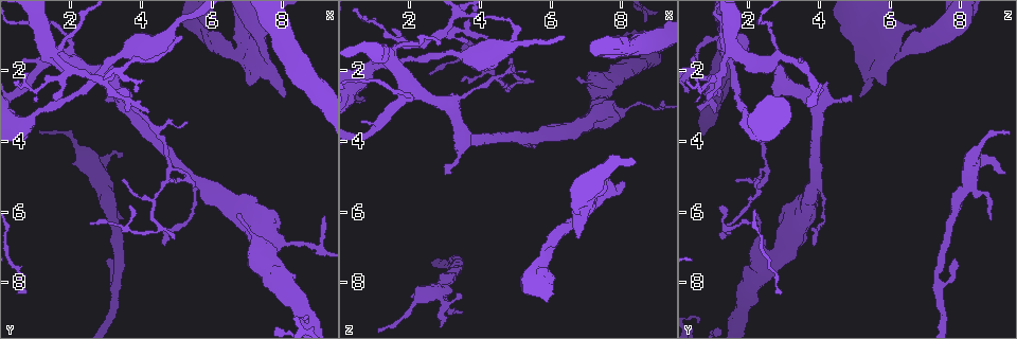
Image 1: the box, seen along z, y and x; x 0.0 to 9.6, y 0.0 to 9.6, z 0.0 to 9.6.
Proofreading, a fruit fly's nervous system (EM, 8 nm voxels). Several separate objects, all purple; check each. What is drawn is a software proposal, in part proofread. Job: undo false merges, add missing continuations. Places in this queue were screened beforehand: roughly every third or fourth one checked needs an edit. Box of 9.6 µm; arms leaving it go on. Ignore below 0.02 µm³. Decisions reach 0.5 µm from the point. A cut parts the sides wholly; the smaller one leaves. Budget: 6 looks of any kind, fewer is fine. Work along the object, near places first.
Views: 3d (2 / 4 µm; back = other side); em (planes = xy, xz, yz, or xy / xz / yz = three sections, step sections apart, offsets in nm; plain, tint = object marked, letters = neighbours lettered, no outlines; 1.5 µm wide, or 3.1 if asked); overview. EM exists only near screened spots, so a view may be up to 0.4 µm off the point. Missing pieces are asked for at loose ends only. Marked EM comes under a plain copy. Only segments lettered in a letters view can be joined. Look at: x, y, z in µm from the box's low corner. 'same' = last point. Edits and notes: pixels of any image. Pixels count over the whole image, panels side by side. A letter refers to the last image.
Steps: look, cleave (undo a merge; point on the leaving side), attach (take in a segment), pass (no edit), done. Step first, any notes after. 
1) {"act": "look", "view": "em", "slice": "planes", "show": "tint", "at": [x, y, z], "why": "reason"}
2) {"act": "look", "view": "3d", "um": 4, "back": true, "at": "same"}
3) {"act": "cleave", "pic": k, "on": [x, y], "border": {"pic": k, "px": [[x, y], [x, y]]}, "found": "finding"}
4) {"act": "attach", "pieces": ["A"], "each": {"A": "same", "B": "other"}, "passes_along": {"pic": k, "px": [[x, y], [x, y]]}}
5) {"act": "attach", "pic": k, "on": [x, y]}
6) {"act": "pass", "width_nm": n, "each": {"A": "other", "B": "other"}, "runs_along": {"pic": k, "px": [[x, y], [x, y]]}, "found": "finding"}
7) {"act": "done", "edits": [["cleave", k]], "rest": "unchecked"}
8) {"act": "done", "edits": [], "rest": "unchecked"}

{"act": "look", "view": "em", "slice": "planes", "show": "letters", "at": [4.85, 5.10, 1.65], "why": "tapers out"}

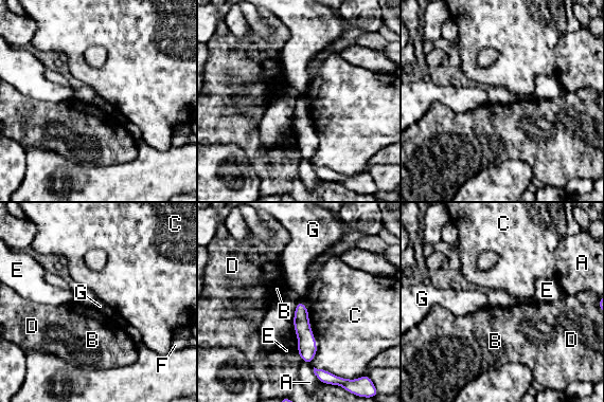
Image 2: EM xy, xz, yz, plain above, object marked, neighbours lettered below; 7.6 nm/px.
{"act": "pass", "each": {"A": "other", "B": "other", "C": "other", "D": "other", "E": "other", "F": "other", "G": "other"}, "border": {"pic": 2, "px": [[299, 299], [317, 347], [313, 364]]}, "found": "no lettered segment goes on from it"}

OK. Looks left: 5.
{"act": "look", "view": "em", "slice": "planes", "show": "letters", "at": [3.60, 2.65, 1.15], "why": "thin end"}

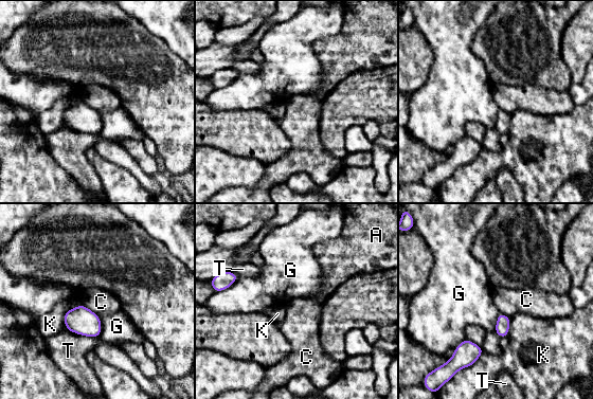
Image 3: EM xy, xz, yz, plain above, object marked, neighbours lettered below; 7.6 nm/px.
{"act": "pass", "each": {"A": "other", "C": "other", "G": "other", "K": "other", "T": "other"}, "border": {"pic": 3, "px": [[97, 315], [101, 322], [99, 337]]}, "found": "no lettered segment goes on from it"}

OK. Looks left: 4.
{"act": "look", "view": "3d", "um": 4, "at": [6.55, 1.40, 6.40], "why": "a fork"}

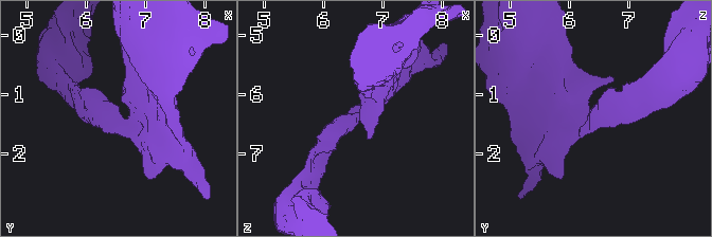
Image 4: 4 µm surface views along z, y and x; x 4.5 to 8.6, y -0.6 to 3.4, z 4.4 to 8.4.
{"act": "look", "view": "em", "slice": "planes", "show": "letters", "at": [6.60, 1.45, 6.35], "arms": 3, "arm_widths_nm": [220, 280, 380], "why": "shape alone is not enough"}

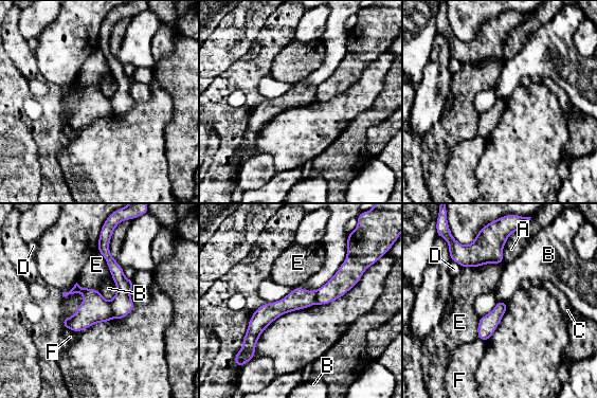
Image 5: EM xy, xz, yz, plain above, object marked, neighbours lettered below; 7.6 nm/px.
{"act": "cleave", "pic": 5, "on": [94, 309], "longest_contact_nm": ["E", 320], "each": {"A": "other", "B": "other", "C": "other", "D": "other", "E": "other", "F": "other"}, "found": "two neurons meet here"}

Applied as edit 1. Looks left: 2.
{"act": "done", "edits": [["cleave", 5]], "rest": "unchecked"}

